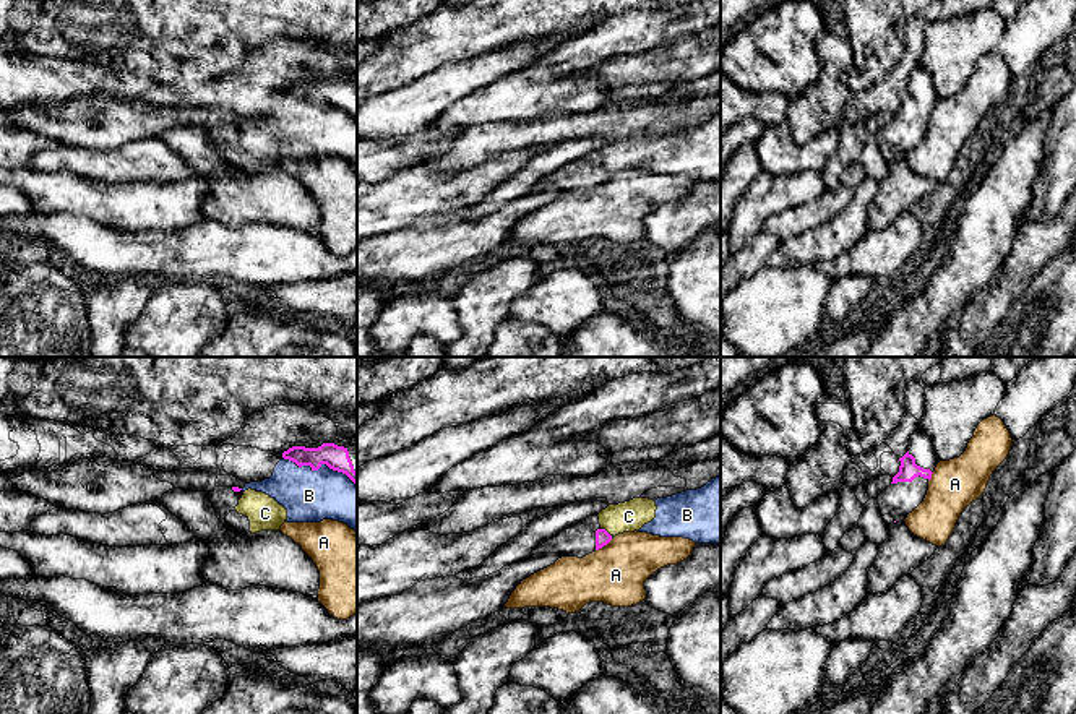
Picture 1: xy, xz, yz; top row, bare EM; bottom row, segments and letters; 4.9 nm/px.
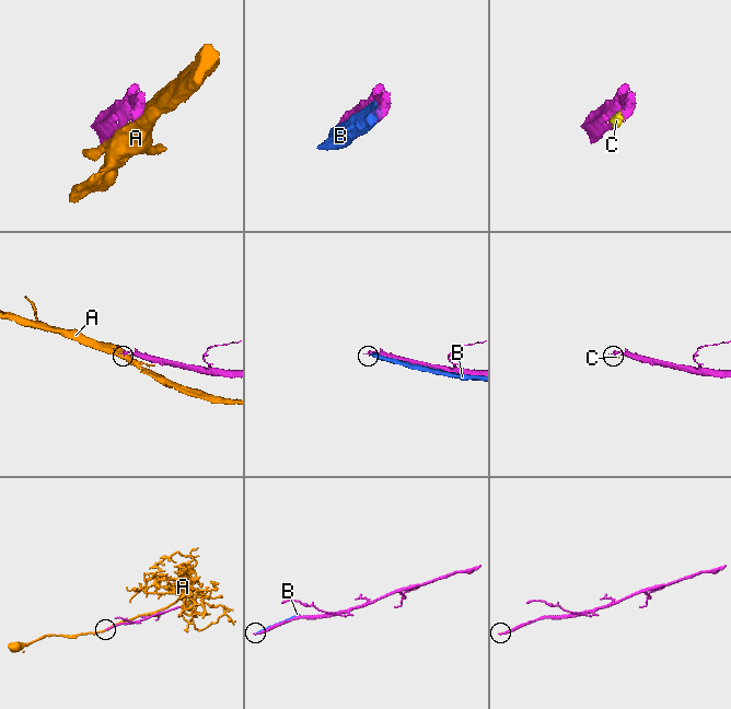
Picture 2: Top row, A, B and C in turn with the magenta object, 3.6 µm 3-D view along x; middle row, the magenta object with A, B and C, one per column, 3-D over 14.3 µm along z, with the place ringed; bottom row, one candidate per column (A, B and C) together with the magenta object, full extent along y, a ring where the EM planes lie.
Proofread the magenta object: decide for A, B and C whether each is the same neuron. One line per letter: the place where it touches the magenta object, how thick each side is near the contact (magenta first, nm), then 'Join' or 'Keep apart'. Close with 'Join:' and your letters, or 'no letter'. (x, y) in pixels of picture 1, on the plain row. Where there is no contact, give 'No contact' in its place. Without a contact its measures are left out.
A: Touches magenta at xz (604, 180). Thickness 80 nm (magenta) against 300 nm. Keep apart
B: Touches magenta at xy (320, 103). Thickness 120 nm (magenta) against 260 nm. Keep apart
C: Touches magenta at xz (606, 167). Thickness 80 nm (magenta) against 150 nm. Keep apart
Join: no letter

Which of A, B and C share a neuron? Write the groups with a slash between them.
A / B C

